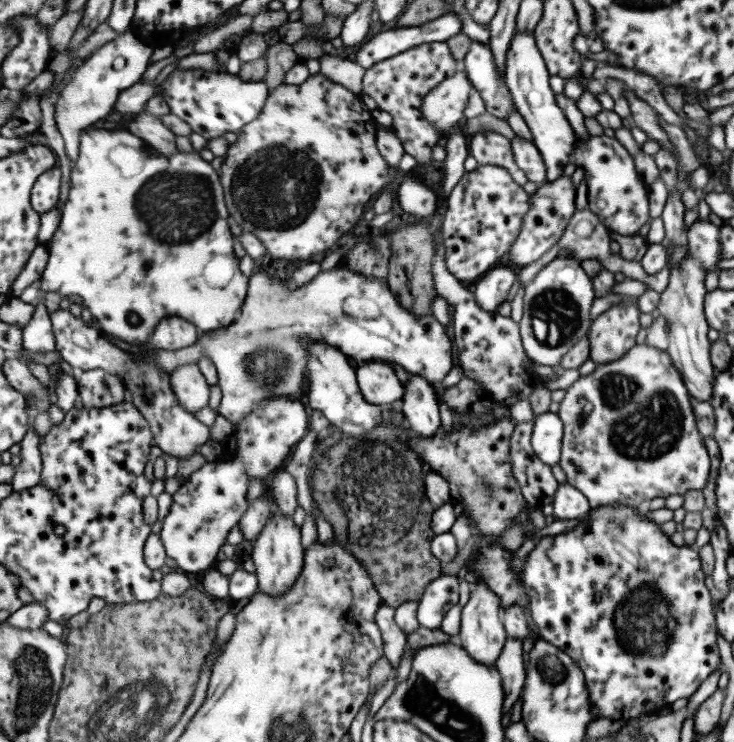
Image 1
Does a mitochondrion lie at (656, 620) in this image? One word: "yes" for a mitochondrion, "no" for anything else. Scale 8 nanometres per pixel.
yes

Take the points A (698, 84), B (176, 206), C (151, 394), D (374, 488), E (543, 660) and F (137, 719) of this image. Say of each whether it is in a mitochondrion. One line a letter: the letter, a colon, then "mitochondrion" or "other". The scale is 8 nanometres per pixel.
A: other
B: mitochondrion
C: mitochondrion
D: mitochondrion
E: mitochondrion
F: mitochondrion

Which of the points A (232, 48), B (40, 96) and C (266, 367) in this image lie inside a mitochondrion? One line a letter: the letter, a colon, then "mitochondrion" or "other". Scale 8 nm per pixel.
A: other
B: other
C: mitochondrion

